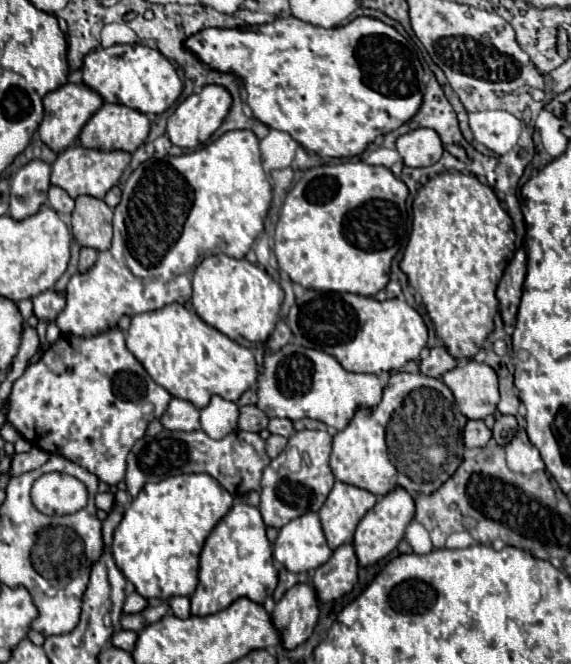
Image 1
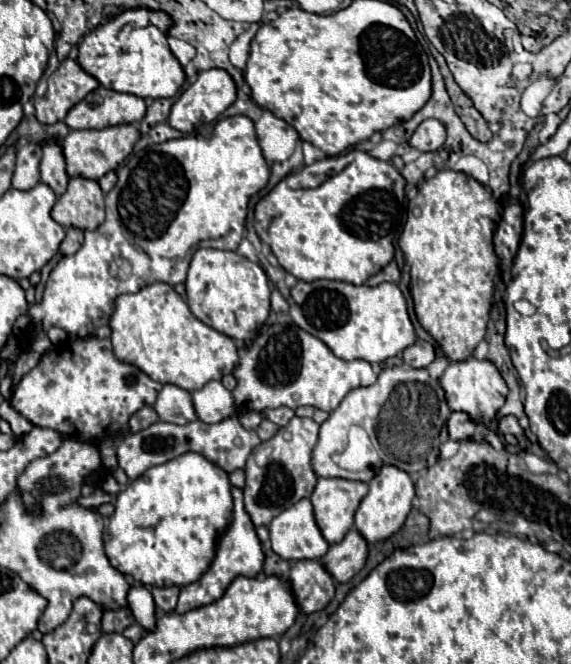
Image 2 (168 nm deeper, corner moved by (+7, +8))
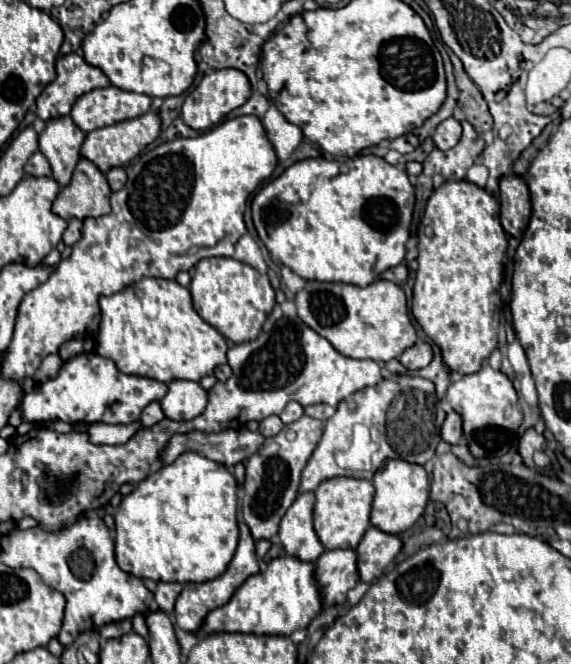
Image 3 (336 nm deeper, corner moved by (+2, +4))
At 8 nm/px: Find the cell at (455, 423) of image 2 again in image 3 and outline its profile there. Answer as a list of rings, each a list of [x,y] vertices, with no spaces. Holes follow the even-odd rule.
[[[450,411],[444,419],[444,425],[442,425],[442,431],[440,431],[442,439],[450,445],[456,445],[462,437],[462,419],[456,411]]]

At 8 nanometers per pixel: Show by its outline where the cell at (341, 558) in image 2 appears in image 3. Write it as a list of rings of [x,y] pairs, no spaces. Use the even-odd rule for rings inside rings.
[[[370,527],[356,547],[360,579],[366,583],[376,581],[388,569],[388,565],[396,561],[400,549],[402,539],[398,535],[384,533],[378,527]]]

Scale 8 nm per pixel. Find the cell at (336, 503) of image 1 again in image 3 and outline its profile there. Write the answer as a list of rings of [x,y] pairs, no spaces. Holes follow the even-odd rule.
[[[332,477],[318,485],[314,505],[314,531],[324,549],[354,549],[370,527],[370,509],[374,499],[374,485],[368,479]]]

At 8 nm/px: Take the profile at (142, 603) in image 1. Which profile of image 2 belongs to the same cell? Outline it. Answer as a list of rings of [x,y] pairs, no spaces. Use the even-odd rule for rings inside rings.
[[[133,585],[129,589],[127,603],[139,625],[143,625],[145,629],[155,627],[155,603],[151,593],[143,585]]]

